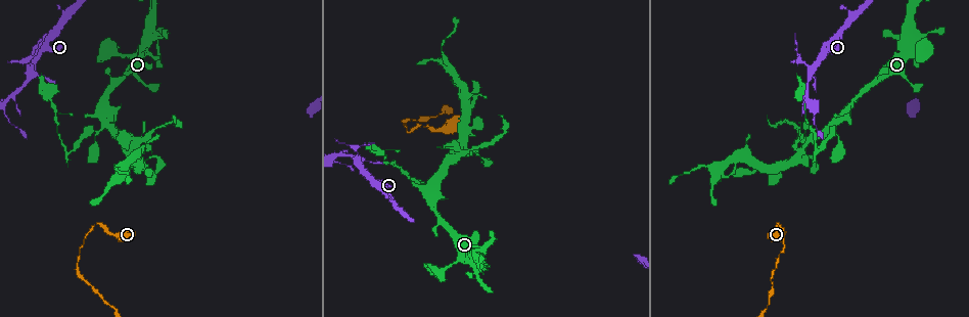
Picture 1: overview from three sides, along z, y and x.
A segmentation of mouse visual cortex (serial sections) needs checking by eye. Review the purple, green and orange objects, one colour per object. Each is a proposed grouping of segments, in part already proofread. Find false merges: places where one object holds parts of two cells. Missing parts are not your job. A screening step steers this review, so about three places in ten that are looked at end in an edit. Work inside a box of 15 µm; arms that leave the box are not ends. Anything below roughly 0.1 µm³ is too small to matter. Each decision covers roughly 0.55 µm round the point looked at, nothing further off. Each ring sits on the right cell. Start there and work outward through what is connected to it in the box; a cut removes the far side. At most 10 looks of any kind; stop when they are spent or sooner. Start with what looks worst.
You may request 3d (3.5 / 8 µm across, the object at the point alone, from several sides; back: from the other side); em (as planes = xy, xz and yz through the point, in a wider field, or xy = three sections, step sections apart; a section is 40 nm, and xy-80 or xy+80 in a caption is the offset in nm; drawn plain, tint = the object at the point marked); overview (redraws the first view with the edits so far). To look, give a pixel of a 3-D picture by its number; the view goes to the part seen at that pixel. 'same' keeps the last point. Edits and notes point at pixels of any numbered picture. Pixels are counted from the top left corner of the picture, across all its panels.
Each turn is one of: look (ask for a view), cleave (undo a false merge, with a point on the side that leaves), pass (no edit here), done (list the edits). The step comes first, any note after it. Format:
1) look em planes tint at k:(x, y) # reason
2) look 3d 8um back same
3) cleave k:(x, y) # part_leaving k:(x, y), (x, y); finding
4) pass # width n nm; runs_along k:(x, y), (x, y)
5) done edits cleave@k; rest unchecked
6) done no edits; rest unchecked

look 3d 8um at 1:(778, 224) # abrupt turn

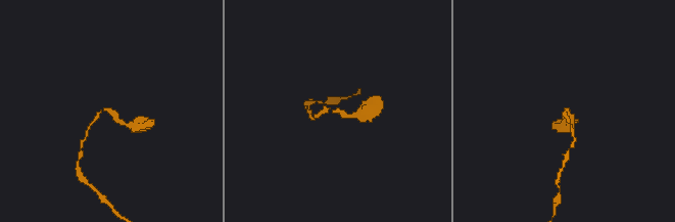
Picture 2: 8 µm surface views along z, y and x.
look em xy step 5 tint at 2:(566, 111)

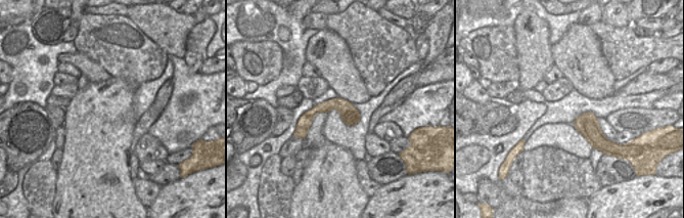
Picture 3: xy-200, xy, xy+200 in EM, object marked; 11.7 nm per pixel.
pass # arm_widths 150, 200 nm; runs_along 3:(357, 116), (327, 105), (300, 126); one cell here

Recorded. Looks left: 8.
look 3d 3.5um at 1:(456, 157) # a fork

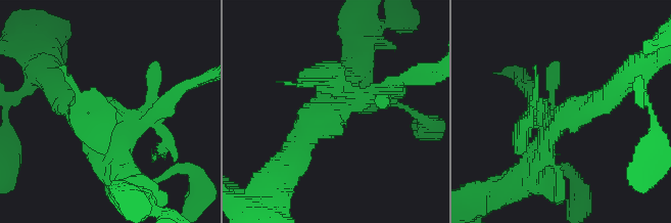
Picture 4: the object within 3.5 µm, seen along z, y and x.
look em xy step 5 tint at 4:(332, 109) # now the EM

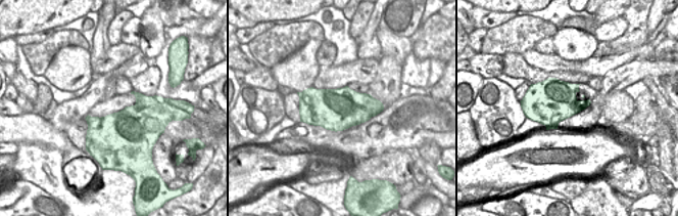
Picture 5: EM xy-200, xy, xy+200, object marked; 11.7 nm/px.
look em xy step 1 tint same

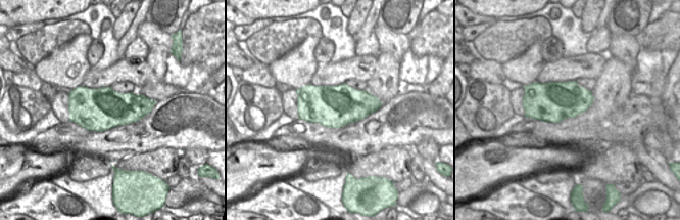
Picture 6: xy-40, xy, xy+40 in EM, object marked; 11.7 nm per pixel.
cleave 4:(516, 142) # border 6:(138, 95), (137, 111), (148, 113); a second cell is stuck on

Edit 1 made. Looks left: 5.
look overview

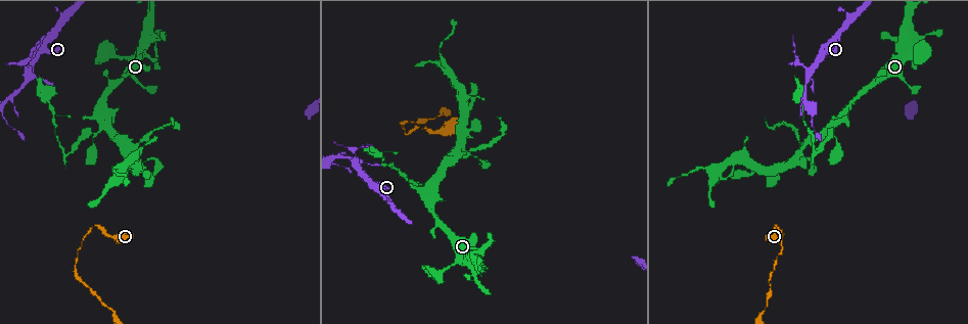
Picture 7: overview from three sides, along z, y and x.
look 3d 3.5um at 7:(352, 160) # calibre changes

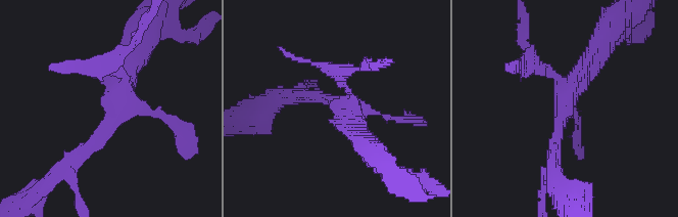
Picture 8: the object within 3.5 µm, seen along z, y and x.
look em planes tint at 8:(561, 118)

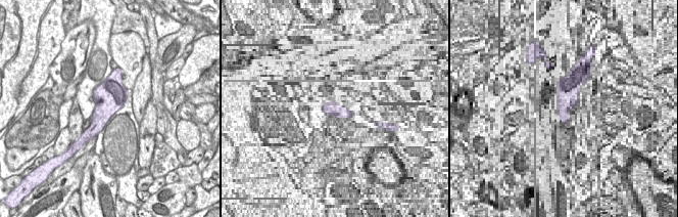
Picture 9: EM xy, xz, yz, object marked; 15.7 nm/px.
look em xy step 3 tint same

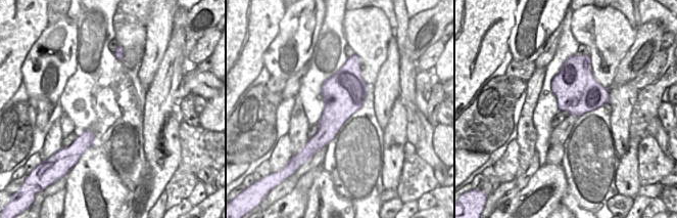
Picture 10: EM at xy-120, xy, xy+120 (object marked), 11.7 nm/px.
pass # runs_along 8:(129, 61), (110, 128), (63, 166); one cell here

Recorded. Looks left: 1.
done edits cleave@4; rest unchecked

